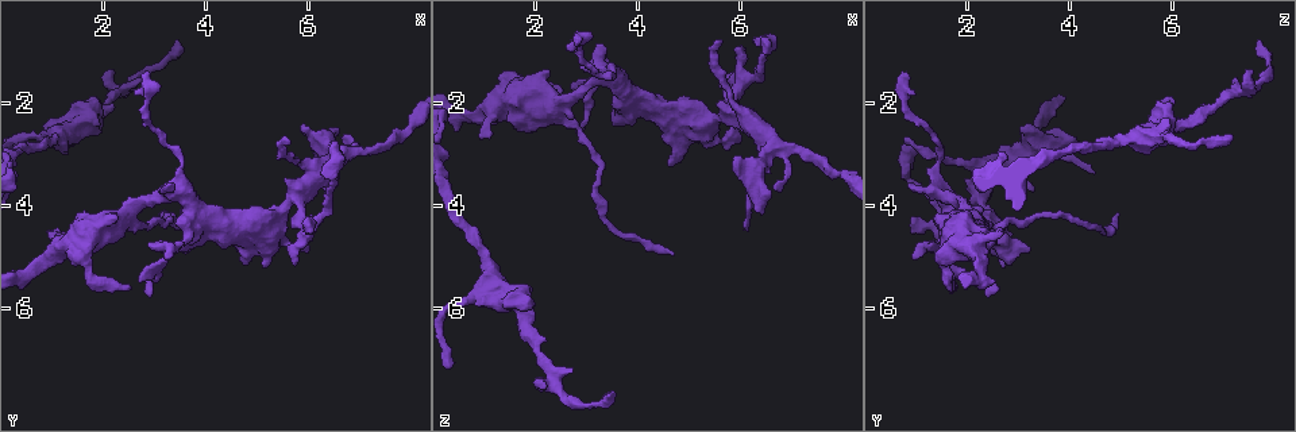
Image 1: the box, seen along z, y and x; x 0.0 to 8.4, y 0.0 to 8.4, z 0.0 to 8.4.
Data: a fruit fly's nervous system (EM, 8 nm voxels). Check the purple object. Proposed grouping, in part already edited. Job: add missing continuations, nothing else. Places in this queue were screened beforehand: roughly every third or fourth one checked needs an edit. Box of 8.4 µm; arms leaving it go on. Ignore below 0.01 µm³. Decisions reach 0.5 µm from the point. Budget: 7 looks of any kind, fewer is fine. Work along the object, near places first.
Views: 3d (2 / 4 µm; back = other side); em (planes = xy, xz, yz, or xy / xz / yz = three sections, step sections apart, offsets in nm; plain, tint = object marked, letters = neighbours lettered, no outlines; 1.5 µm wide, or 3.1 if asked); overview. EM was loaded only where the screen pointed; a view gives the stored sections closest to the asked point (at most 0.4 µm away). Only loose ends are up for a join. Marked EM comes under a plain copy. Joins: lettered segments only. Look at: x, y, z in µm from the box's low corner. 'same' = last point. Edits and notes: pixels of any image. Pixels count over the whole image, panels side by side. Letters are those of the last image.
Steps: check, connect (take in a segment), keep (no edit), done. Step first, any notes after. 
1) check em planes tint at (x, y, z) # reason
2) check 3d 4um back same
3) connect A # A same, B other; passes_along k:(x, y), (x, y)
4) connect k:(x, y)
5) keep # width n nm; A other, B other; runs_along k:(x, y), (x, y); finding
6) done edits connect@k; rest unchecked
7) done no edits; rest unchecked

check 3d 2um at (2.80, 1.45, 0.80) # long arm stops here

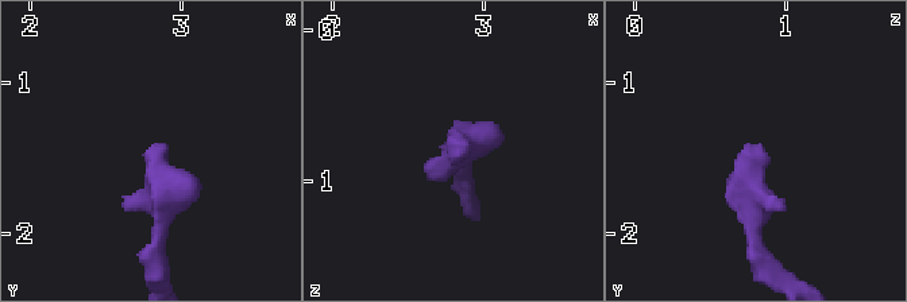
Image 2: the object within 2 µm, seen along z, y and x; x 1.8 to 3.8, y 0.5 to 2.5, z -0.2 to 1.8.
check em planes letters at (2.80, 1.42, 0.84) # need the tissue

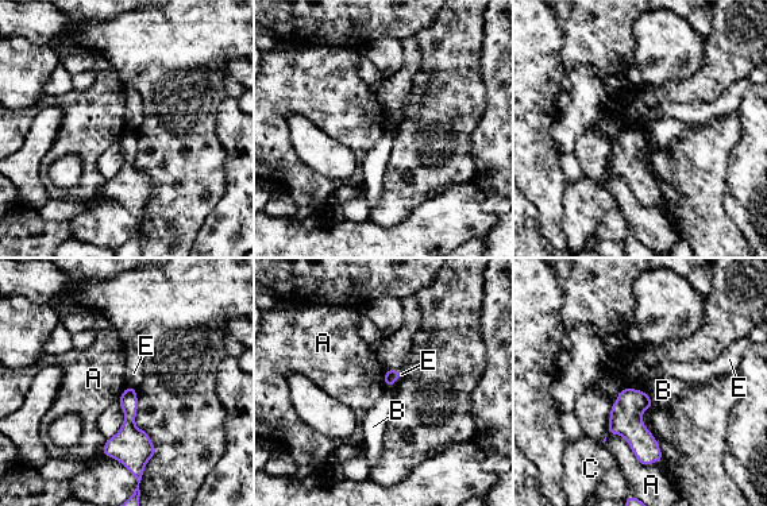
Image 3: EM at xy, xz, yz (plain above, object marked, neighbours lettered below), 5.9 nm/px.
keep # A other, B other, C other, E other; border 3:(606, 428), (650, 466); none of them fits

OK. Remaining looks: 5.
check 3d 2um at (6.55, 2.75, 0.90) # free end

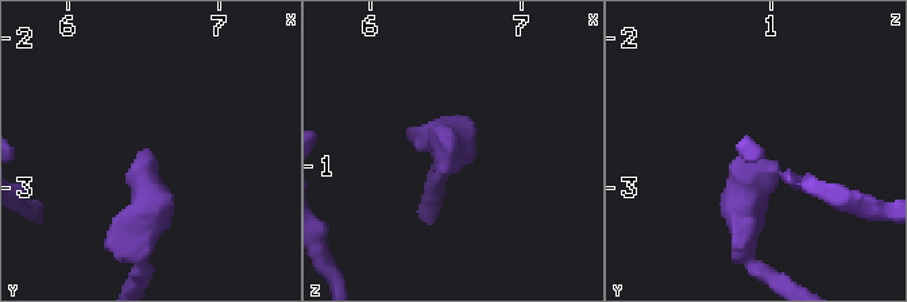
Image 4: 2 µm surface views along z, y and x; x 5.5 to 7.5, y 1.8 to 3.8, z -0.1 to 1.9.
check em xz step 4 letters at (6.54, 2.78, 0.94)

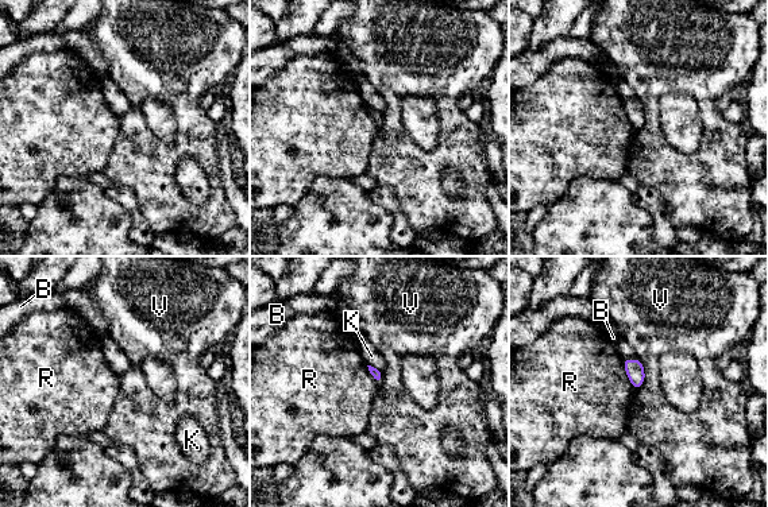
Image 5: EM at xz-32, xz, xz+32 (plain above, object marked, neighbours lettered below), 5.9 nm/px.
check em planes letters same

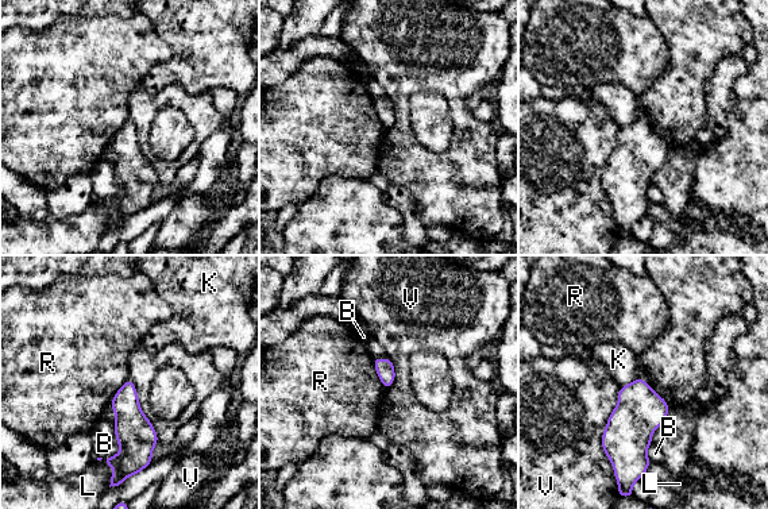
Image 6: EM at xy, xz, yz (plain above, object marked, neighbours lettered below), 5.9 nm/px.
keep # longest_contact V 500 nm; B other, K other, L other, R other, V other; border 6:(620, 388), (602, 435), (613, 471); none of them fits

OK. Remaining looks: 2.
check em xy step 4 tint at (1.90, 1.90, 5.95) # stops while still wide

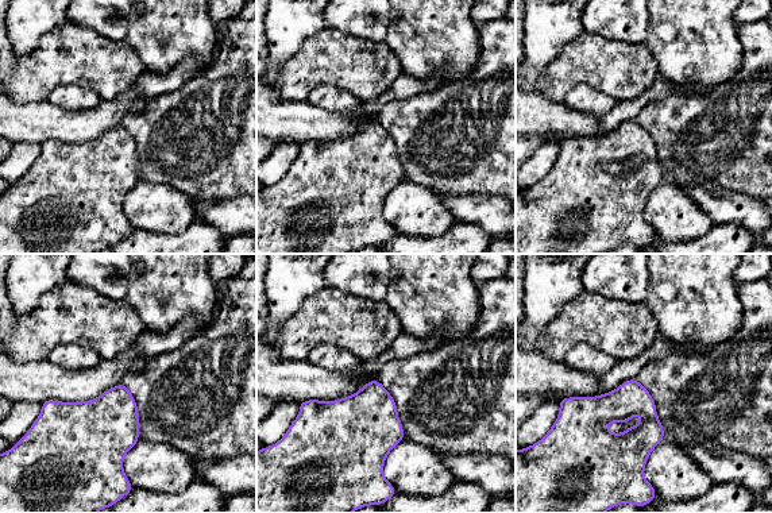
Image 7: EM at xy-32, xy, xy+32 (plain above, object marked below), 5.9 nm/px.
check em planes letters same

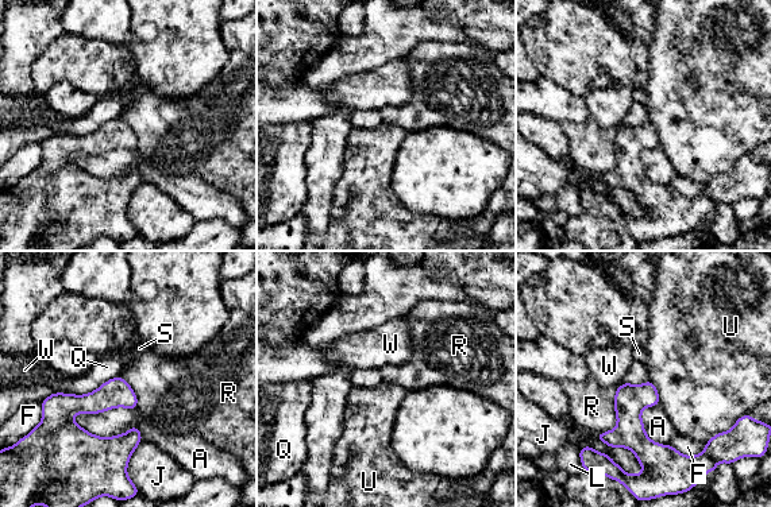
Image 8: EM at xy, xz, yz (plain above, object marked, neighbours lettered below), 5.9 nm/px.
keep # longest_contact Q 500 nm; A other, F other, J other, L other, Q other, R other, S other, U other, W other; border 8:(617, 387), (616, 425), (596, 434); no lettered segment goes on from it

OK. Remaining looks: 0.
done no edits; rest unchecked

